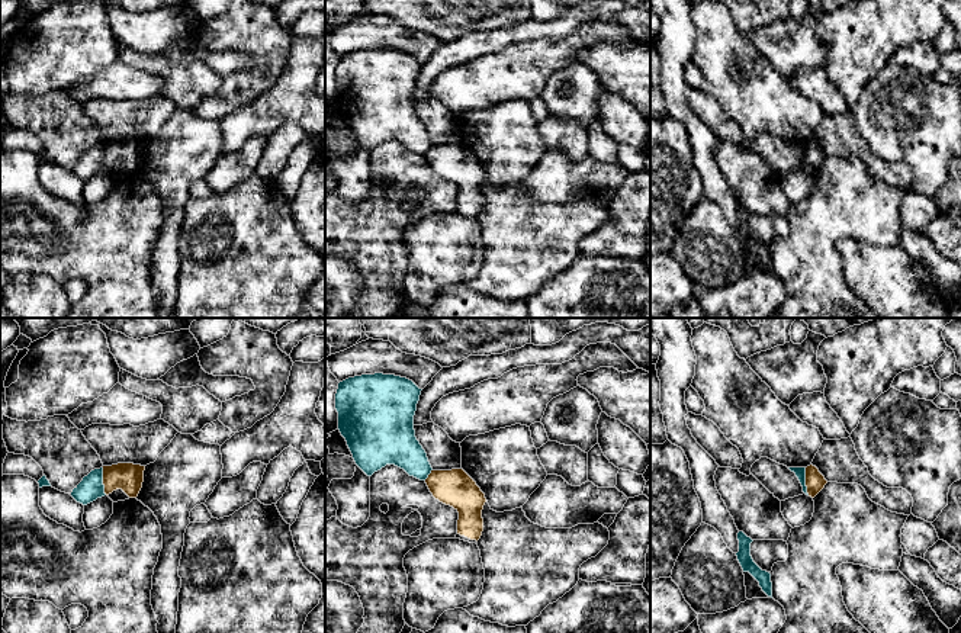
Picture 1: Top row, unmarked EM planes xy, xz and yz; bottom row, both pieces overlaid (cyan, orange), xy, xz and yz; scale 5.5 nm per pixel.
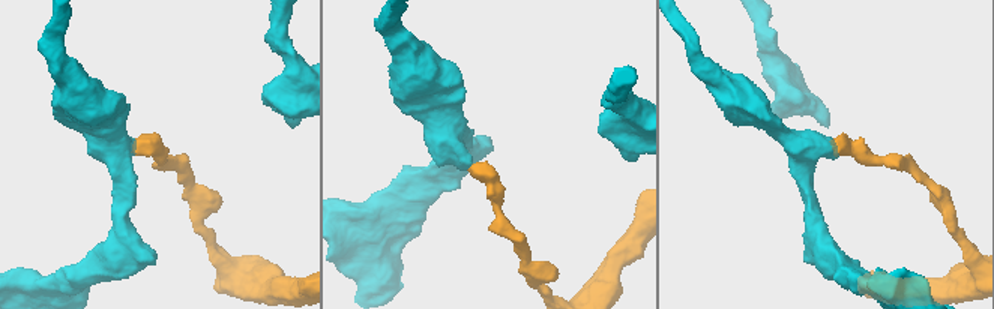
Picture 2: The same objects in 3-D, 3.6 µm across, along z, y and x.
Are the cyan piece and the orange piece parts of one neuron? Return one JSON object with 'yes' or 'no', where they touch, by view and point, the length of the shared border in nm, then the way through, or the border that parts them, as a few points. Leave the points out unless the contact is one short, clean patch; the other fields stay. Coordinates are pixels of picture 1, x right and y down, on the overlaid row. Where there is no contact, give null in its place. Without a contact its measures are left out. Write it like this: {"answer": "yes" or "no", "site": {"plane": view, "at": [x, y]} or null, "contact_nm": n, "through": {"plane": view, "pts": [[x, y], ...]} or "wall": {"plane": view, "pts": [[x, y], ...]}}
{"answer": "no", "site": {"plane": "xy", "at": [102, 481]}, "contact_nm": 150, "wall": {"plane": "xy", "pts": [[102, 468], [102, 484], [106, 494]]}}

